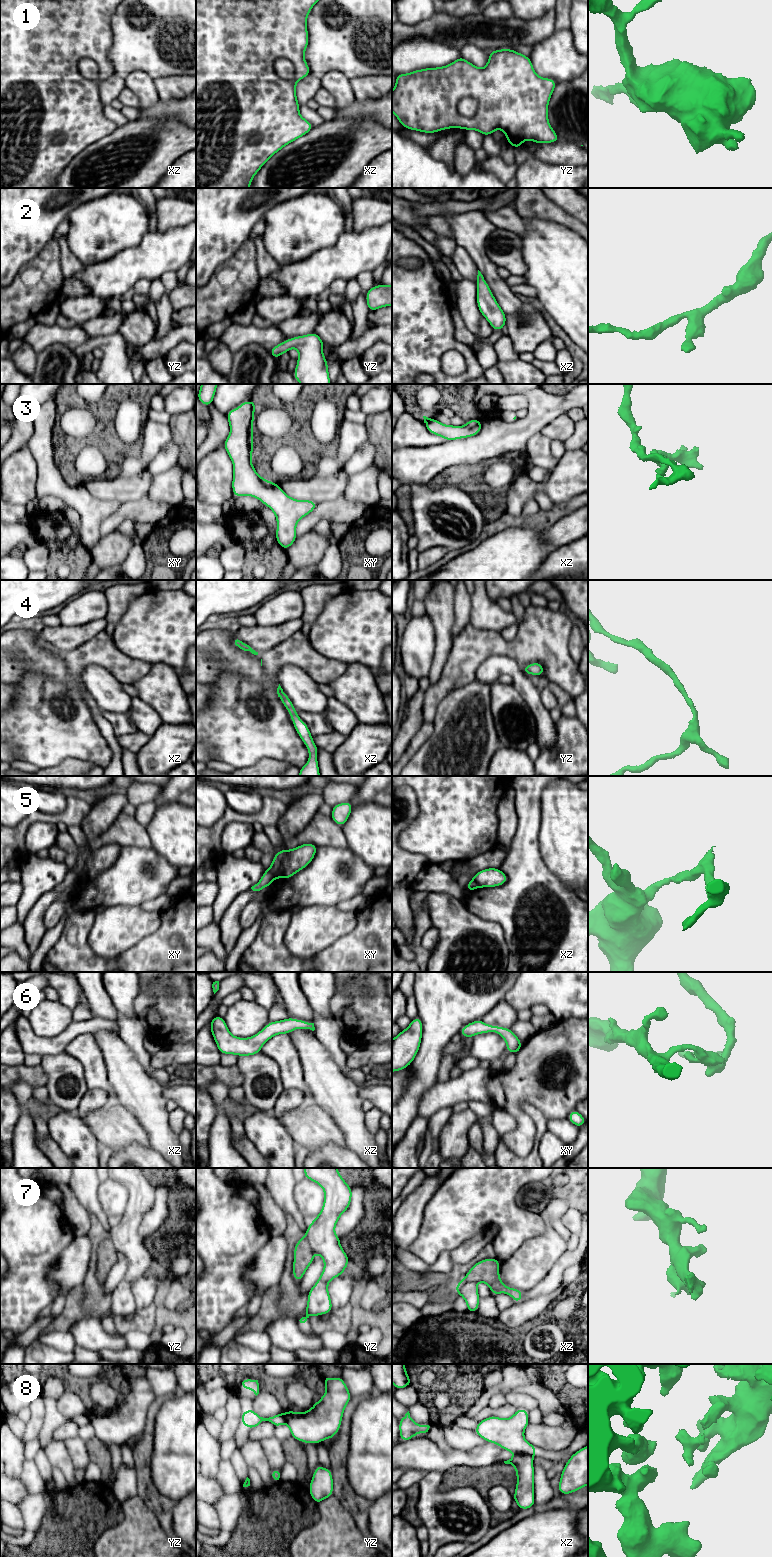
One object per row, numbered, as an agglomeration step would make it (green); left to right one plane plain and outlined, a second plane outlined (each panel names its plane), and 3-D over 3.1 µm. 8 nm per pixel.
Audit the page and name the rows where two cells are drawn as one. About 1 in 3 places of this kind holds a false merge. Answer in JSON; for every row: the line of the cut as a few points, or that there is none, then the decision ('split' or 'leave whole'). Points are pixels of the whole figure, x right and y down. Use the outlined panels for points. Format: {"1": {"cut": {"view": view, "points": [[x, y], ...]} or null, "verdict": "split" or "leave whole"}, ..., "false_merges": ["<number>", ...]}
{"1": {"cut": {"view": "xz", "points": [[278, 58], [274, 64], [274, 70], [281, 77], [291, 80]]}, "verdict": "split"}, "2": {"cut": null, "verdict": "leave whole"}, "3": {"cut": null, "verdict": "leave whole"}, "4": {"cut": null, "verdict": "leave whole"}, "5": {"cut": {"view": "xy", "points": [[288, 851], [275, 876]]}, "verdict": "split"}, "6": {"cut": null, "verdict": "leave whole"}, "7": {"cut": {"view": "yz", "points": [[304, 1236], [313, 1252]]}, "verdict": "split"}, "8": {"cut": {"view": "xz", "points": [[516, 1453], [525, 1453], [532, 1457]]}, "verdict": "split"}, "false_merges": ["1", "5", "7", "8"]}

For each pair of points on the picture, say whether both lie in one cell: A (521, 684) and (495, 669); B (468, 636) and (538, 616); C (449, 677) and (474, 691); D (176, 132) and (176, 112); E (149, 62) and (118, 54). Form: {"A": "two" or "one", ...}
{"A": "one", "B": "one", "C": "two", "D": "two", "E": "one"}

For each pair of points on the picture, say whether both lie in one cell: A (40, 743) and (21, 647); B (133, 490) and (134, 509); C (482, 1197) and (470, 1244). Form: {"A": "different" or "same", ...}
{"A": "different", "B": "different", "C": "different"}

